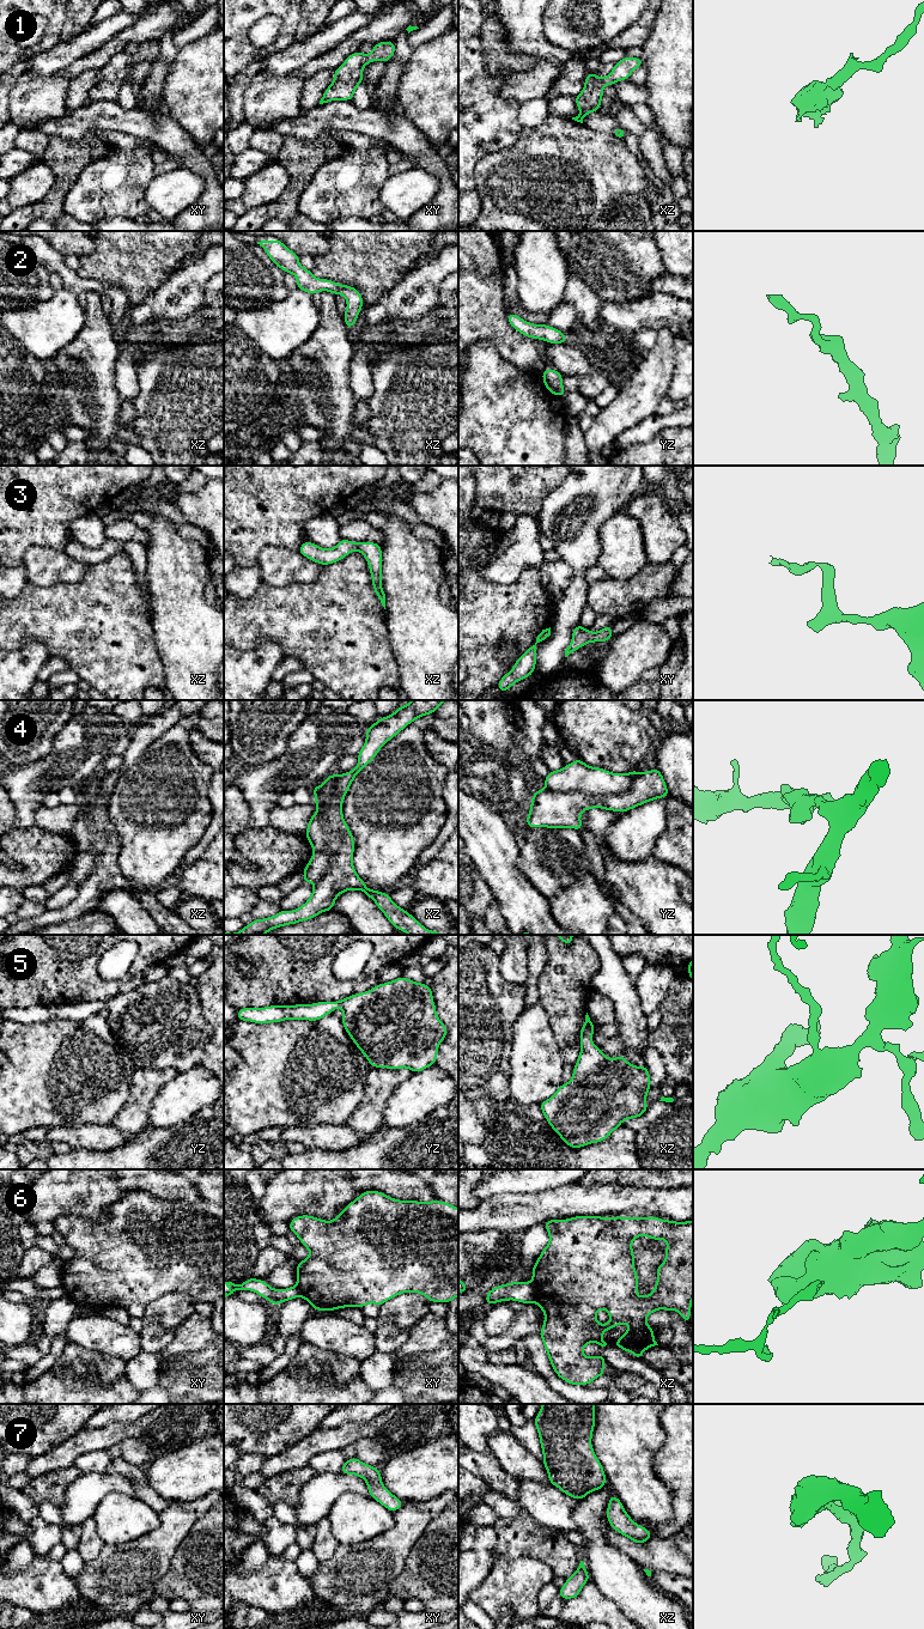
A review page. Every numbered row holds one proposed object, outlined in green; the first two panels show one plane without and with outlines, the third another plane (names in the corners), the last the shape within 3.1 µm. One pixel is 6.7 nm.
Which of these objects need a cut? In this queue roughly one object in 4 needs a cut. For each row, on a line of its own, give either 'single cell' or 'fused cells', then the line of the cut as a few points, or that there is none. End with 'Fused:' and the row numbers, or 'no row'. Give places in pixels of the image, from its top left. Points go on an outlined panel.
1: single cell | no cut
2: single cell | no cut
3: single cell | no cut
4: fused cells | yz (637, 772), (625, 791), (601, 796), (545, 789)
5: single cell | no cut
6: fused cells | xz (530, 1282), (534, 1289), (534, 1301)
7: single cell | no cut
Fused: 4, 6

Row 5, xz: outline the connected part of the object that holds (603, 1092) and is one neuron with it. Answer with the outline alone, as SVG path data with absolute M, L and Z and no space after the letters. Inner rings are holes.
M586 1013L579 1033L582 1050L572 1078L560 1084L553 1096L540 1104L551 1127L573 1149L602 1142L620 1127L624 1120L642 1117L649 1107L645 1101L651 1088L648 1066L634 1066L625 1059L624 1053L618 1058L604 1056L601 1048L592 1044L594 1029L595 1025Z

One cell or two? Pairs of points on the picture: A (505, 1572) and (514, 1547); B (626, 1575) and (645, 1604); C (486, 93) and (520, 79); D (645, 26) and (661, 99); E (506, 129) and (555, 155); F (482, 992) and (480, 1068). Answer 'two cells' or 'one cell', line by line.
A: two cells
B: one cell
C: two cells
D: two cells
E: two cells
F: one cell

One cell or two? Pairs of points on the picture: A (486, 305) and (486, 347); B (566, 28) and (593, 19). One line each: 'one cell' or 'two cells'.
A: two cells
B: one cell

